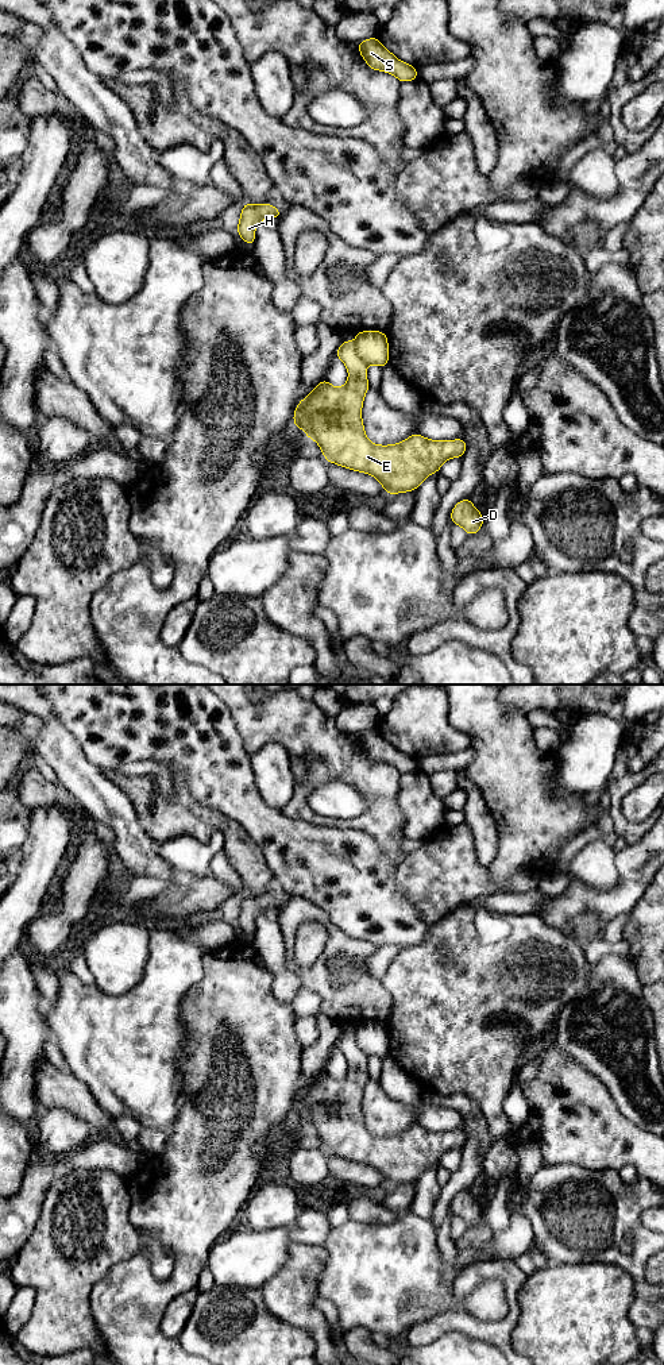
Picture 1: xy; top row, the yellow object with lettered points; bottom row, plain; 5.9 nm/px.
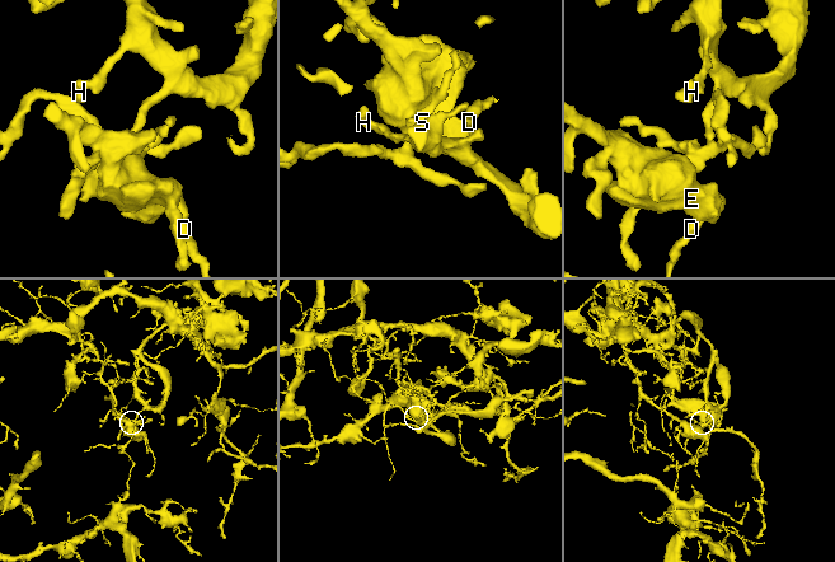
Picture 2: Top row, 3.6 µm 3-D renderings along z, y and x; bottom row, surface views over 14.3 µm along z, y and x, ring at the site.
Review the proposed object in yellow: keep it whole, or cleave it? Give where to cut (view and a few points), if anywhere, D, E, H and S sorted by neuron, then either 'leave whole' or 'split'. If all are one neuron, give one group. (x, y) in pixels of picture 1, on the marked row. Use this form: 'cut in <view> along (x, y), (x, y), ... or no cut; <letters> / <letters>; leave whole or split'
cut in xy along (354, 342), (356, 353), (367, 363); D E / H S; split

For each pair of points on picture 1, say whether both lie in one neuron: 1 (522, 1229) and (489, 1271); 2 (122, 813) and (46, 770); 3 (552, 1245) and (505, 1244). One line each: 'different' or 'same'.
1: different
2: different
3: different

